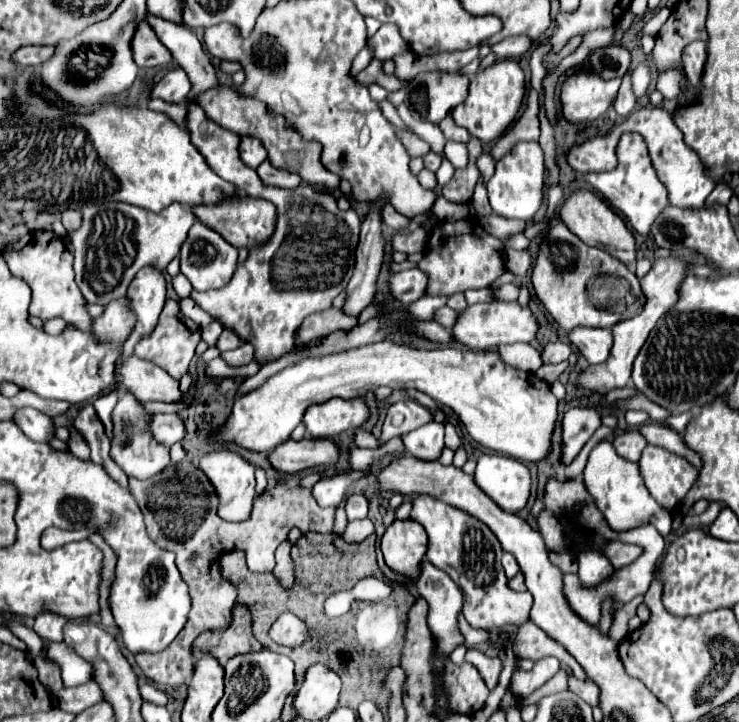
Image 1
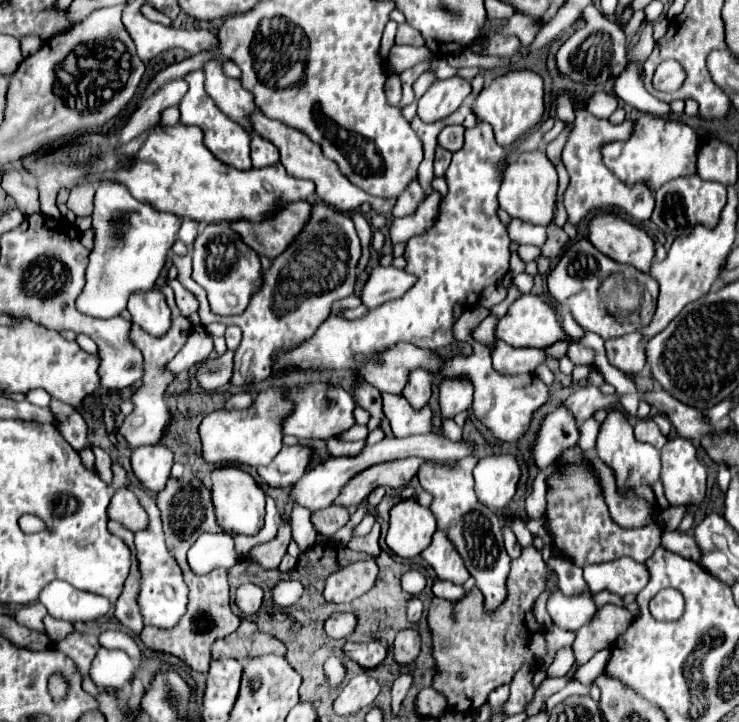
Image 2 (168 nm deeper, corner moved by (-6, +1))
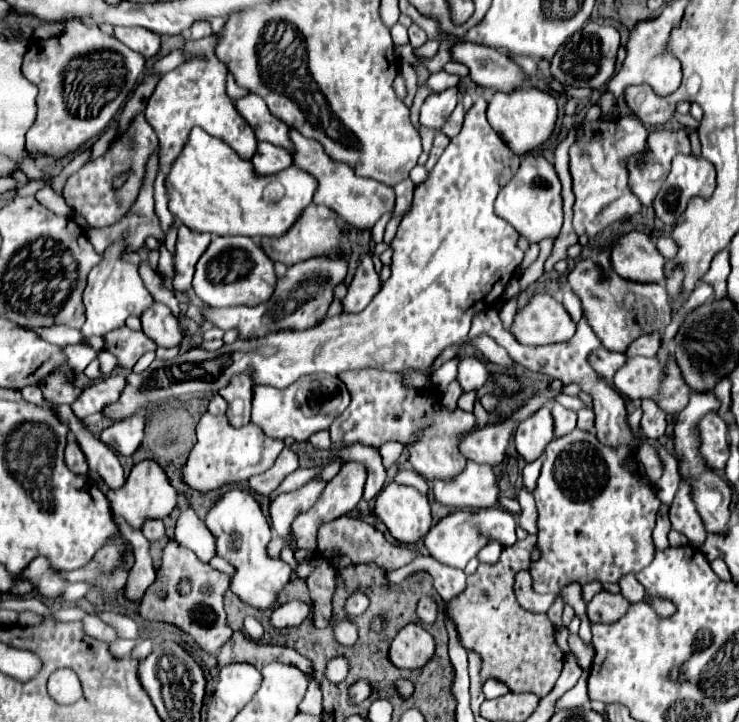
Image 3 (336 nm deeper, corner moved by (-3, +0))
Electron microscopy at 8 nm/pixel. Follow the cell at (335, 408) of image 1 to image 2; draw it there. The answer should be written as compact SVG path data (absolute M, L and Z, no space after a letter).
M322 382L318 384L304 384L298 386L300 390L296 390L296 394L292 392L292 396L296 398L296 412L294 416L290 416L284 424L284 434L296 436L296 438L308 438L308 440L328 440L340 432L346 432L352 424L354 424L354 398L344 392L340 386L326 386Z

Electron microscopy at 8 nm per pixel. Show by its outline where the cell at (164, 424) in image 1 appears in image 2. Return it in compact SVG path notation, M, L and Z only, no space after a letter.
M162 286L162 292L164 296L168 298L168 306L172 310L172 326L170 330L160 336L160 338L154 338L138 328L132 326L132 342L142 350L144 354L144 386L132 396L132 402L134 402L134 412L130 416L124 418L122 426L118 428L116 432L116 438L122 442L126 442L130 448L136 448L136 446L146 446L146 444L160 444L162 442L162 432L166 432L166 424L172 424L172 412L164 400L164 392L172 380L174 380L174 374L170 370L166 370L166 364L180 352L180 348L186 344L190 332L192 332L192 324L188 318L184 318L180 314L180 310L176 308L174 304L174 292L170 286Z

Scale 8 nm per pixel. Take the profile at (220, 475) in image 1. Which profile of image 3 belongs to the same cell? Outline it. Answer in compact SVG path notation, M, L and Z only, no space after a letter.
M231 489L227 491L217 505L209 511L207 515L207 529L211 531L211 535L215 537L215 553L217 557L227 559L233 567L235 573L231 577L231 591L247 605L251 605L257 611L267 611L267 609L275 609L277 607L277 599L279 593L283 591L283 587L289 583L289 575L291 575L291 567L281 561L281 559L271 559L267 557L267 543L271 541L271 527L265 519L265 515L261 513L259 503L253 499L253 495L249 495L247 491L239 491L239 489Z

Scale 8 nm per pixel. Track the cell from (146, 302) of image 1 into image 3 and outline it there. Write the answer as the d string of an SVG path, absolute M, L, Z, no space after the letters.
M153 303L143 315L143 333L161 347L177 347L183 341L179 319L163 303Z

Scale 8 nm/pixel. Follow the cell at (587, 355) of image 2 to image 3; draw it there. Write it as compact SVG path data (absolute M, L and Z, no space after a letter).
M597 349L597 353L591 353L589 357L589 363L591 367L611 385L613 381L613 375L625 365L627 357L625 353L615 353L615 351L609 351L609 349Z

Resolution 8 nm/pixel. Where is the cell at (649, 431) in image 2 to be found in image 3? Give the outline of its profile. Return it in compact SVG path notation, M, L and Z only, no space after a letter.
M643 399L641 403L643 409L643 419L641 419L641 429L649 439L659 439L665 433L667 421L665 421L665 411L657 407L655 401L651 399Z

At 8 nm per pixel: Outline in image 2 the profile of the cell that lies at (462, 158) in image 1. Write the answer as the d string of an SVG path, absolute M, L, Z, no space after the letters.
M446 126L438 134L438 146L446 148L448 152L458 152L464 144L464 128L462 126Z

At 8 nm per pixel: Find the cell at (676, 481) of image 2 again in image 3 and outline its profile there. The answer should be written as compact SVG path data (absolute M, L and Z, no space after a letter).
M681 481L679 491L671 503L669 509L669 519L671 519L671 527L679 533L683 533L691 545L695 547L703 547L703 541L707 537L703 519L697 513L697 507L691 499L691 487L687 483Z

